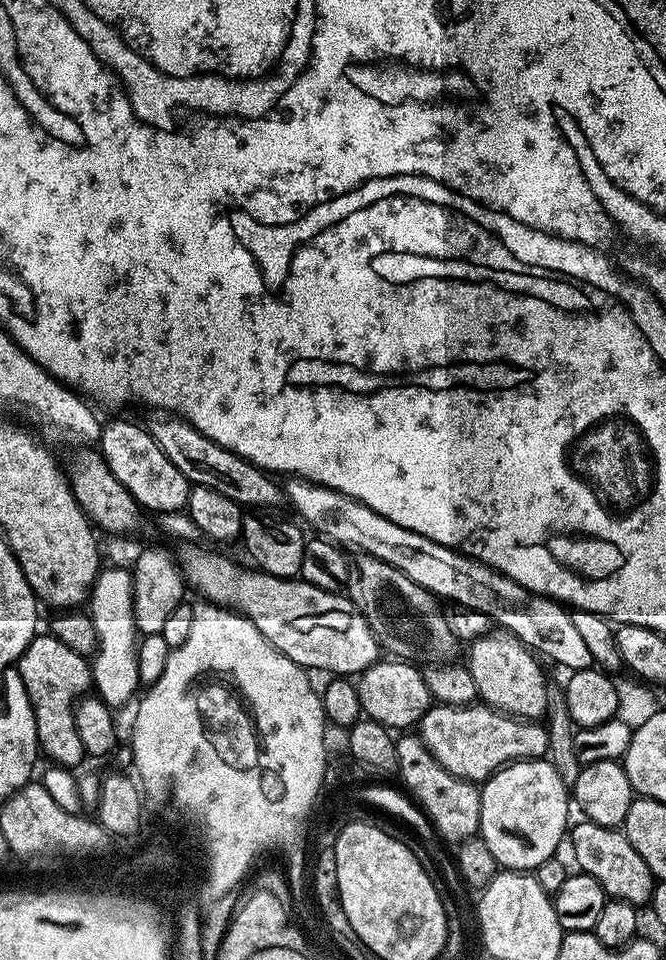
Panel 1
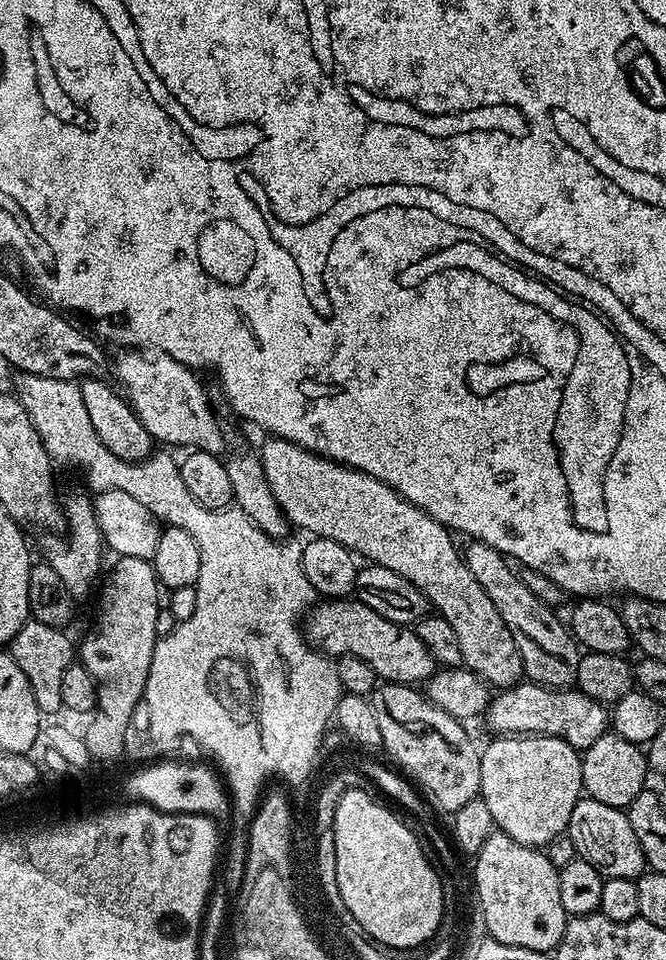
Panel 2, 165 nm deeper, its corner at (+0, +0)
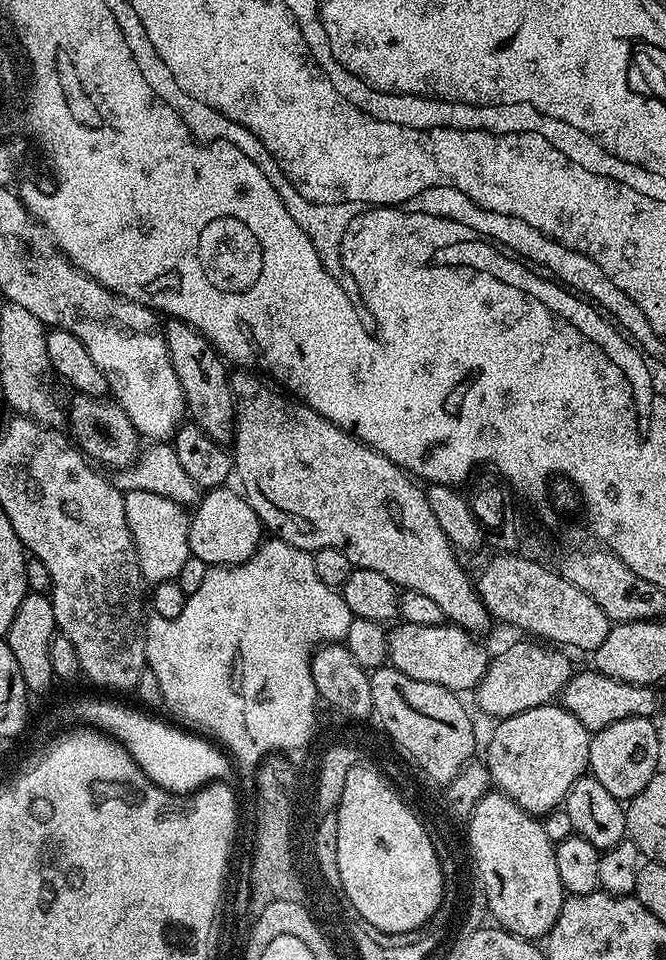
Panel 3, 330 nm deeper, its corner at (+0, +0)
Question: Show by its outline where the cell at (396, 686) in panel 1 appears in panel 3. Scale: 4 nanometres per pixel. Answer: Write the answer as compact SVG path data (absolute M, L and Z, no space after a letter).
M540 642L530 643L534 644L512 644L505 652L500 652L497 656L495 653L489 659L488 669L474 689L474 697L476 696L486 715L503 718L534 710L543 704L551 704L568 685L574 665L563 656L565 653Z

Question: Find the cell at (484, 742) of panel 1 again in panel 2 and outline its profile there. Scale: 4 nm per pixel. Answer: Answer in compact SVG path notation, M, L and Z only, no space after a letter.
M531 682L514 684L489 699L487 720L489 730L496 736L553 736L578 750L594 746L610 728L609 709L594 698L572 686L549 688Z

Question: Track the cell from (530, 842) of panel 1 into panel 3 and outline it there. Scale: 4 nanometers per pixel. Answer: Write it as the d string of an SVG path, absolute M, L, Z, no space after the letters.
M556 702L503 717L497 724L486 755L493 785L537 818L557 811L568 791L588 772L592 741L588 728Z

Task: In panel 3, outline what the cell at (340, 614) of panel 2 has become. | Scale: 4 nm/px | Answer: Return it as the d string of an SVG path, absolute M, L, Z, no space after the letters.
M400 622L396 629L391 629L388 632L388 659L391 667L397 668L399 672L410 678L418 678L418 682L434 682L457 694L471 693L484 677L484 671L488 669L490 659L490 652L487 652L476 640L479 639L473 633L465 632L463 628L457 628L451 622L445 622L438 626Z

